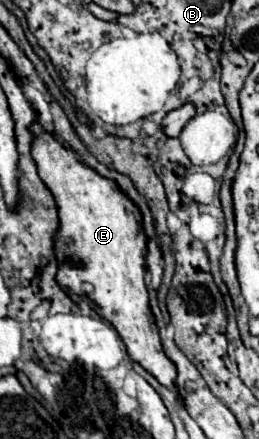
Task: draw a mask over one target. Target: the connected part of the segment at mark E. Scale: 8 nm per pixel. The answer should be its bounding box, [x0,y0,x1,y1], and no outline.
[32,122,182,404]

